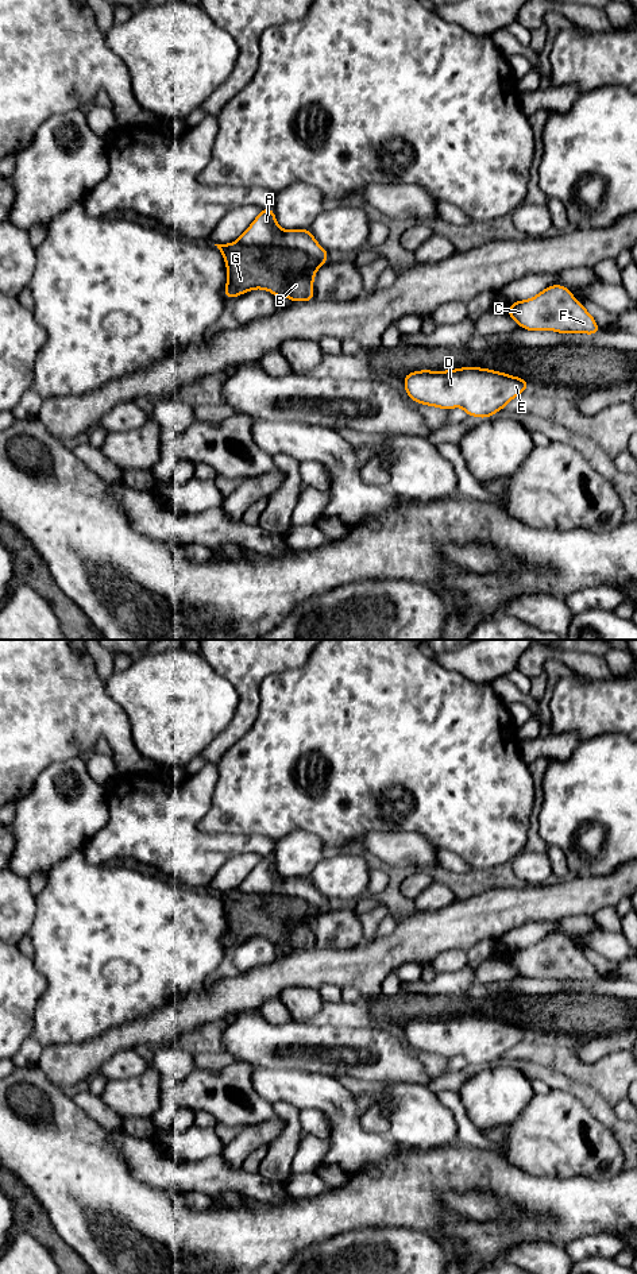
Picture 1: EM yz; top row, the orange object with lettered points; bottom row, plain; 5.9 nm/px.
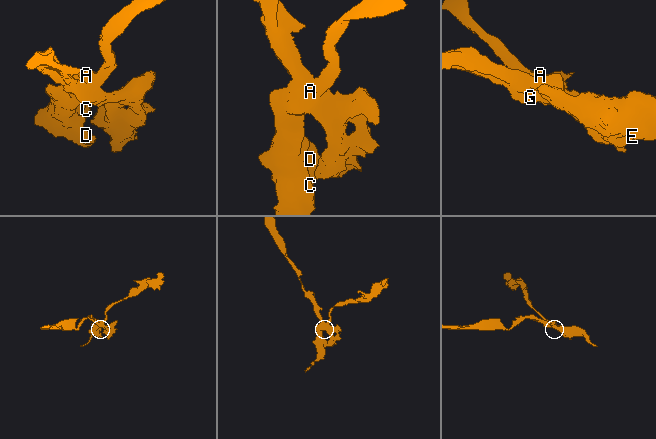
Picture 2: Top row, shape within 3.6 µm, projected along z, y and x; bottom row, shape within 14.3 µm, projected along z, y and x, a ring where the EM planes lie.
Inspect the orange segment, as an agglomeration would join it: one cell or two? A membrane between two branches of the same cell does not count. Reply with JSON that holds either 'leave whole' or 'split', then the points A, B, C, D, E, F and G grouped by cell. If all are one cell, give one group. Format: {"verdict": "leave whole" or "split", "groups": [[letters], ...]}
{"verdict": "split", "groups": [["A", "C", "D", "E", "F"], ["B", "G"]]}

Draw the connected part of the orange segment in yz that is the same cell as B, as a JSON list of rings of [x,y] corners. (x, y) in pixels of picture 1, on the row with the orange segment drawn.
[[[238,242],[215,246],[223,254],[228,270],[224,289],[227,298],[265,289],[277,298],[286,296],[290,301],[313,300],[313,279],[309,273],[324,263],[285,247],[243,246]]]

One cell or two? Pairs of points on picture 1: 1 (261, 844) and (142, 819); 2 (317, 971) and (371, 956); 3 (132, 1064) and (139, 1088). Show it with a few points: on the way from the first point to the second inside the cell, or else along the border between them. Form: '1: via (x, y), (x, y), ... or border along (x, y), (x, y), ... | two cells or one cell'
1: via (231, 844), (177, 844), (172, 838) | one cell
2: via (331, 968), (358, 968) | one cell
3: border along (150, 1065), (139, 1074), (108, 1081) | two cells

